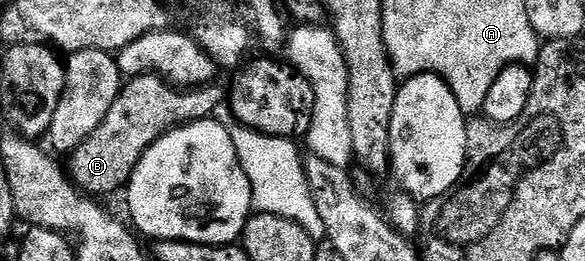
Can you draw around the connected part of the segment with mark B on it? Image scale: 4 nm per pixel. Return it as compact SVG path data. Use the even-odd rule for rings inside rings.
M154 73L130 77L122 85L115 104L111 104L111 112L103 116L103 124L68 155L67 173L73 185L86 196L124 191L139 160L162 136L178 126L213 118L215 108L226 102L226 91L222 87L220 90L217 84L180 89Z

